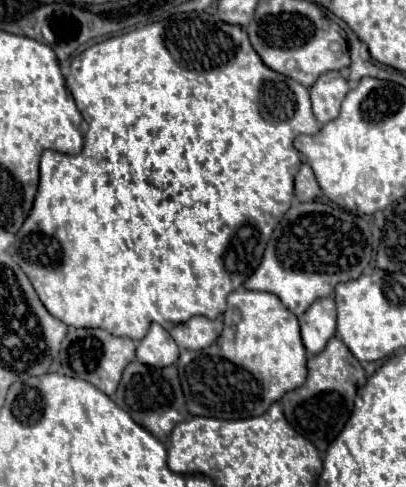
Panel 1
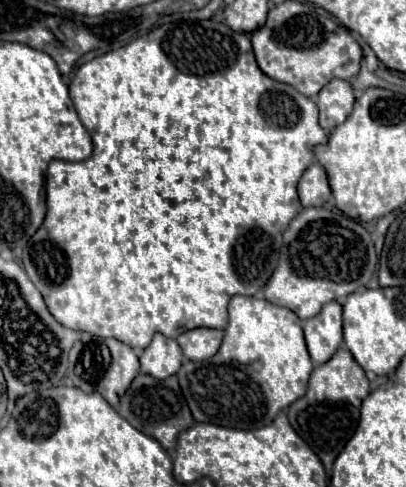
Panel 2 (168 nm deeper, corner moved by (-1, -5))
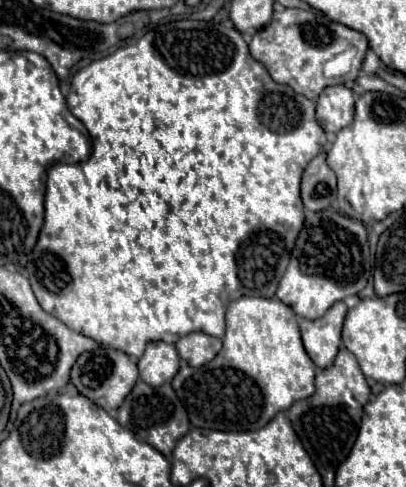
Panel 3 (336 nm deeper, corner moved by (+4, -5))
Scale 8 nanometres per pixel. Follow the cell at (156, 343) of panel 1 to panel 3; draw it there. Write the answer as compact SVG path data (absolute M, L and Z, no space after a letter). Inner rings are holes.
M165 341L147 343L145 353L139 359L139 377L149 385L163 385L173 379L179 369L179 353L175 345Z

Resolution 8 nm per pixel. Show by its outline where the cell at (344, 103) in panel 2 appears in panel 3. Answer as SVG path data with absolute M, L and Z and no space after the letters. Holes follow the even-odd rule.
M329 85L321 91L317 101L317 123L327 135L335 135L353 121L353 103L353 91L345 85Z

